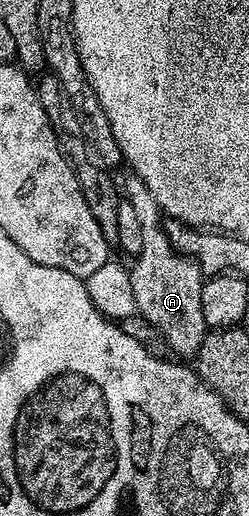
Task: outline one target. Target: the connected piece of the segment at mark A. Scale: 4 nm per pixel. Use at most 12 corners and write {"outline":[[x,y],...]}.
{"outline":[[121,191],[141,225],[129,267],[136,312],[169,352],[194,356],[209,330],[205,276],[163,232],[153,193]]}

